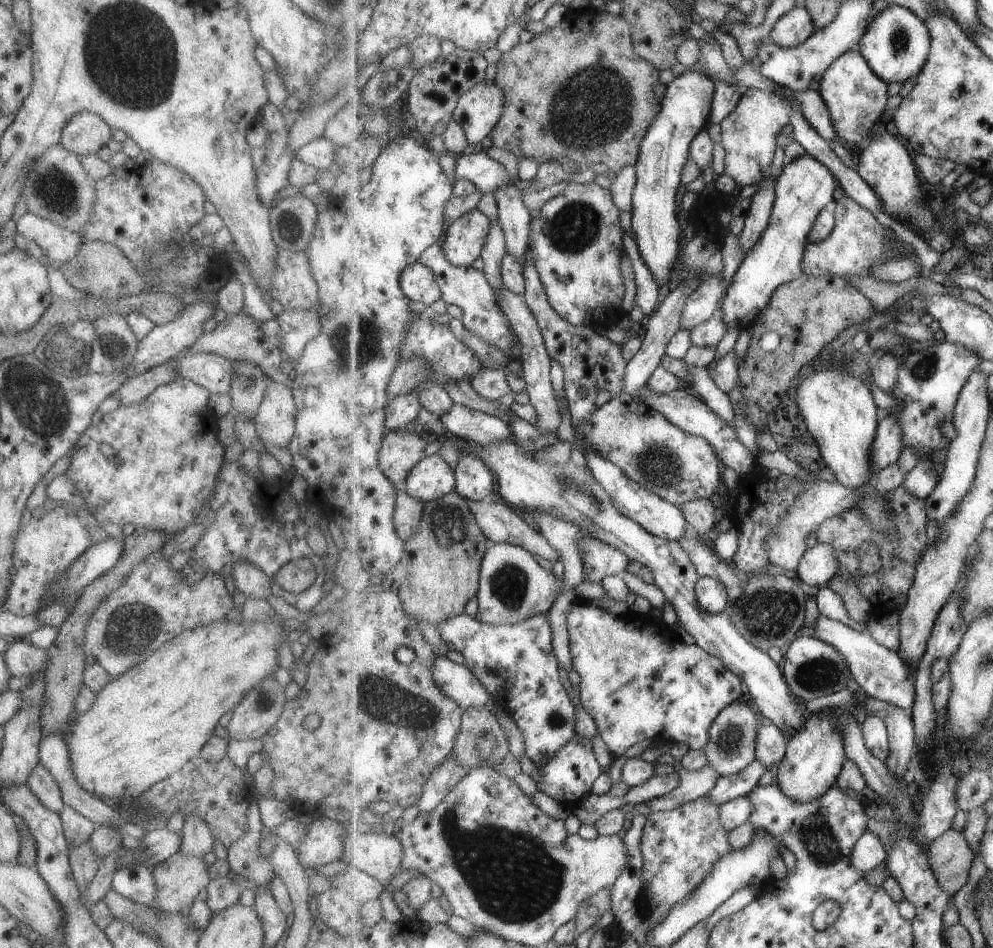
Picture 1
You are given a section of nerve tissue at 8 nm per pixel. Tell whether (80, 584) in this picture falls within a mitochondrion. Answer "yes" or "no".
no

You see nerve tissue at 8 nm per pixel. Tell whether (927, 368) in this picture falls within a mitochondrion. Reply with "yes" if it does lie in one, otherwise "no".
yes

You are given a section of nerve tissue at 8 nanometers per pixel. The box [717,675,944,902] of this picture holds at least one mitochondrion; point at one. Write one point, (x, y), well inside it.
(822, 849)

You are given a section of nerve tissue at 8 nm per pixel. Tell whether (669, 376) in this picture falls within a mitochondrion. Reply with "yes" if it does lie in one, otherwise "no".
no

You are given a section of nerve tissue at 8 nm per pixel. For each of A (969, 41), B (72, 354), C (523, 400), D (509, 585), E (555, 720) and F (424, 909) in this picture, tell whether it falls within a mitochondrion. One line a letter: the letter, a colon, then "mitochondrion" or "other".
A: other
B: mitochondrion
C: other
D: mitochondrion
E: mitochondrion
F: other

